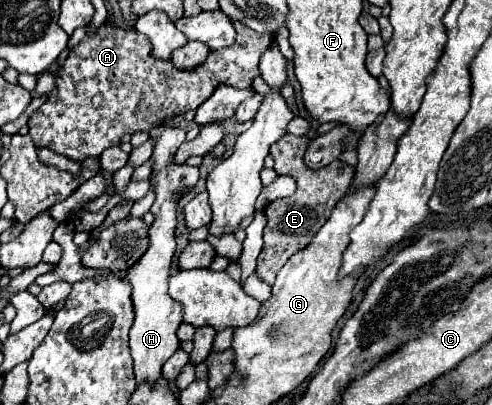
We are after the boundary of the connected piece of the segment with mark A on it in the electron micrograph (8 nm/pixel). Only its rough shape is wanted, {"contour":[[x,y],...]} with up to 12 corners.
{"contour":[[241,22],[193,70],[117,26],[87,34],[29,118],[37,148],[97,158],[127,132],[249,88],[273,34]]}

